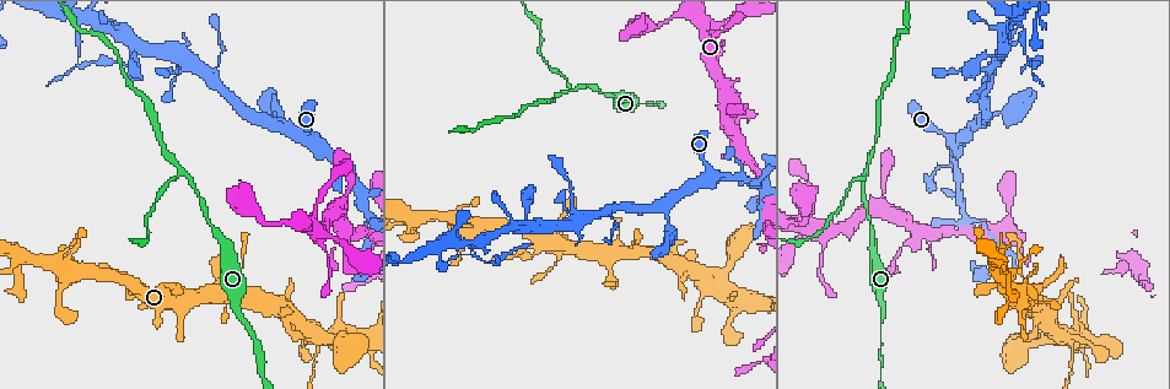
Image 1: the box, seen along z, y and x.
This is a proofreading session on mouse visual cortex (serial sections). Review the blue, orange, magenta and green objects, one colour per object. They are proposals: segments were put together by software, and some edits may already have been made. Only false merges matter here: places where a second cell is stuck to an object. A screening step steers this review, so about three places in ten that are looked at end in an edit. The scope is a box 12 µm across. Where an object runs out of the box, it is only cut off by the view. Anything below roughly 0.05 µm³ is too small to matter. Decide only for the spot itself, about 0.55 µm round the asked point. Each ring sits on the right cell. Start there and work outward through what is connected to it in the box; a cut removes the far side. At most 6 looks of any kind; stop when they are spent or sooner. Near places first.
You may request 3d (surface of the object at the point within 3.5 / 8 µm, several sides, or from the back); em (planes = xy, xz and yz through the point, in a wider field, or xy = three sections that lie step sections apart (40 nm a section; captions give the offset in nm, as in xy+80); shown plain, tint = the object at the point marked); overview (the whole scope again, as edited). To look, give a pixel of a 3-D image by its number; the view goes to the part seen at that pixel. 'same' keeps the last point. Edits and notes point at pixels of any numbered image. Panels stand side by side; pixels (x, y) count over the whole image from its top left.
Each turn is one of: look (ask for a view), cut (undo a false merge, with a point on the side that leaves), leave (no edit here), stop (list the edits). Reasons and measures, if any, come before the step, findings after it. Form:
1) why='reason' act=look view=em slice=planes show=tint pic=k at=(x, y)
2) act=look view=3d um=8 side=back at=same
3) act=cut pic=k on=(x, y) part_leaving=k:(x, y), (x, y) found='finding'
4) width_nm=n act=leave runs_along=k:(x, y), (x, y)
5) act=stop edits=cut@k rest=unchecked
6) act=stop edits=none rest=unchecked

why='four or more arms meet' act=look view=3d um=3.5 pic=1 at=(1070, 340)

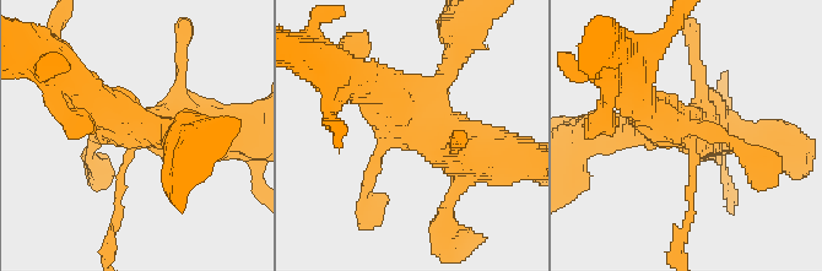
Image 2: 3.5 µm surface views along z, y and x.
act=look view=em slice=xy step=1 show=tint pic=2 at=(682, 132)

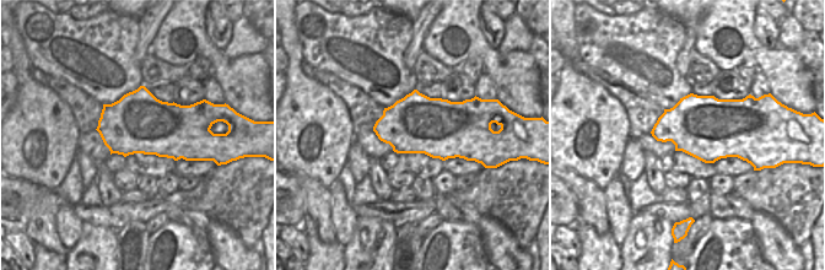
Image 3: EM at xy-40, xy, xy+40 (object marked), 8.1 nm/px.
width_nm=480 act=leave runs_along=2:(360, 81), (443, 150), (496, 160) found='all the same cell'

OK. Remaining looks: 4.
why='a fork' act=look view=3d um=3.5 pic=1 at=(347, 232)

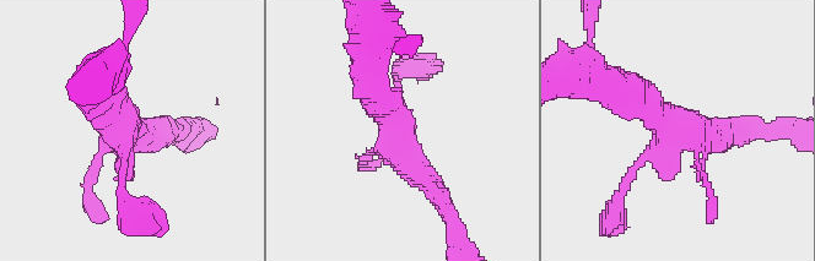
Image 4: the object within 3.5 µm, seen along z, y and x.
act=leave runs_along=4:(362, 70), (438, 195) found='all the same cell'

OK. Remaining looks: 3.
why='branch point' act=look view=3d um=3.5 pic=1 at=(183, 174)

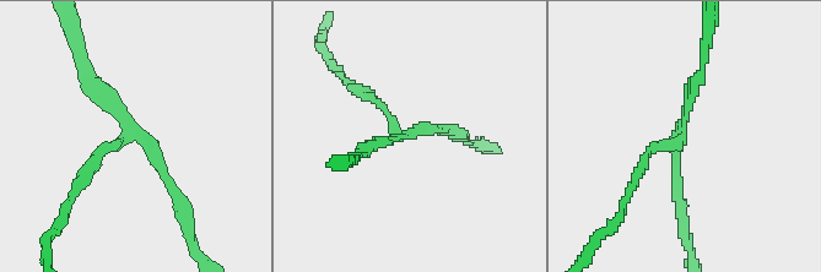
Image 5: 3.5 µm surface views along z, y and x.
arms=3 arm_widths_nm=100,150,200 act=look view=em slice=xy step=3 show=tint pic=5 at=(680, 128)

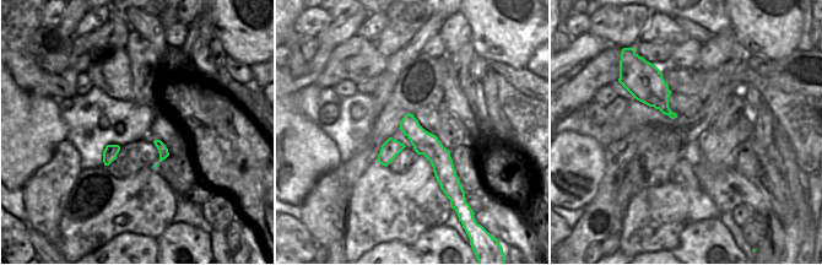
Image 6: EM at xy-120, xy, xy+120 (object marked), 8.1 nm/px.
width_nm=190 act=cut pic=5 on=(652, 150) part_leaving=5:(682, 137), (651, 148), (622, 208) found='a second cell is stuck on'

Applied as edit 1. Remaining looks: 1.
act=stop edits=cut@5 rest=unchecked

